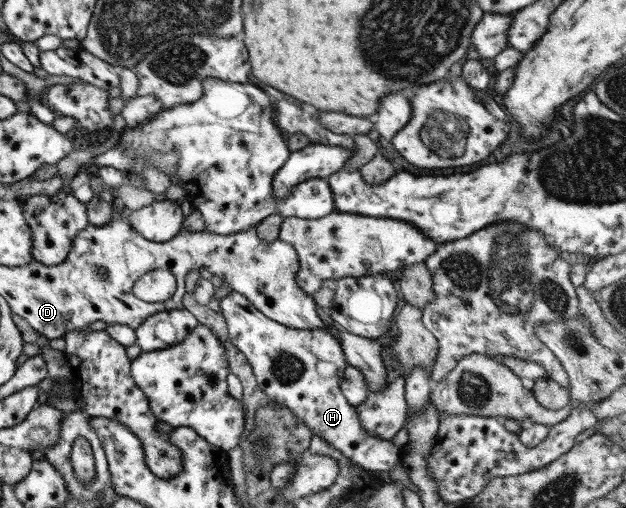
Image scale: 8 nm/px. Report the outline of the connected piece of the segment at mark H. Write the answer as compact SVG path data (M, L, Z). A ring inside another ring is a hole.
M233 291L227 292L226 296L220 300L219 308L221 310L218 314L225 322L229 343L243 353L253 371L256 385L270 400L274 400L280 406L287 407L289 411L293 411L293 415L303 421L303 425L307 426L311 435L318 434L326 441L326 444L339 450L339 453L343 453L353 463L359 464L368 471L387 473L391 468L401 464L401 459L398 456L401 449L389 442L367 435L360 428L357 410L341 394L339 379L341 379L341 372L347 364L343 362L341 345L331 330L327 328L306 330L282 326L258 312L251 302L246 300L245 296Z

